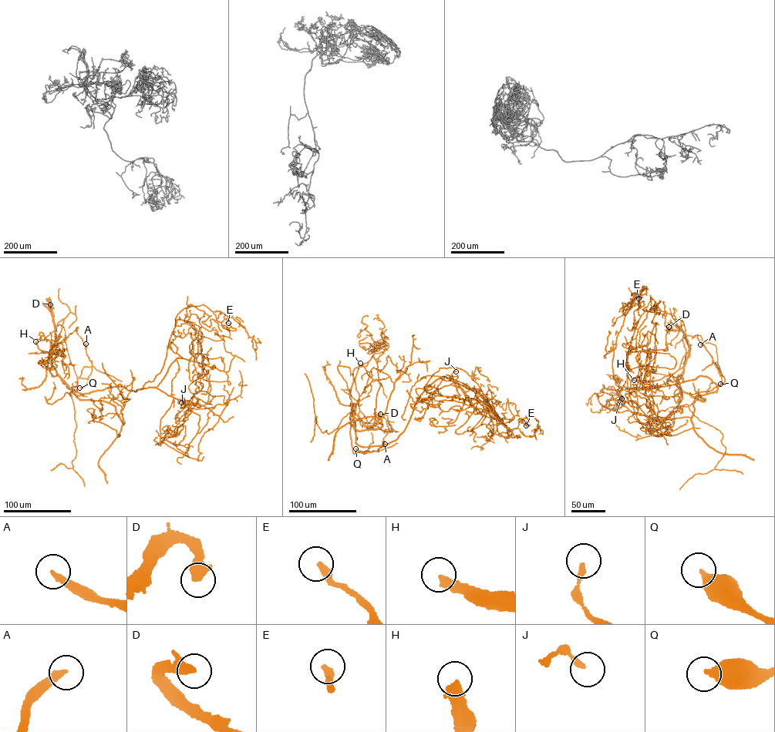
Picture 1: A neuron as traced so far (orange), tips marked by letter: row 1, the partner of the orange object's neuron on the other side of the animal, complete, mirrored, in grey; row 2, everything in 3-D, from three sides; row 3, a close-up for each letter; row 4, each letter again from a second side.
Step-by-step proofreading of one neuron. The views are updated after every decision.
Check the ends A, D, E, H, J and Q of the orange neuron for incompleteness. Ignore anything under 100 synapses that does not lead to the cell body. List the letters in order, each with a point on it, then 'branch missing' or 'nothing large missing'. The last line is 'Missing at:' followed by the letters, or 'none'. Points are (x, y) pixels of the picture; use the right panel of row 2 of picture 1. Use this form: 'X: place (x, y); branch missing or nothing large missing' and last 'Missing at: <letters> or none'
A: place (700, 344); branch missing
D: place (668, 327); nothing large missing
E: place (638, 298); nothing large missing
H: place (634, 380); branch missing
J: place (621, 398); nothing large missing
Q: place (720, 384); nothing large missing
Missing at: A, H

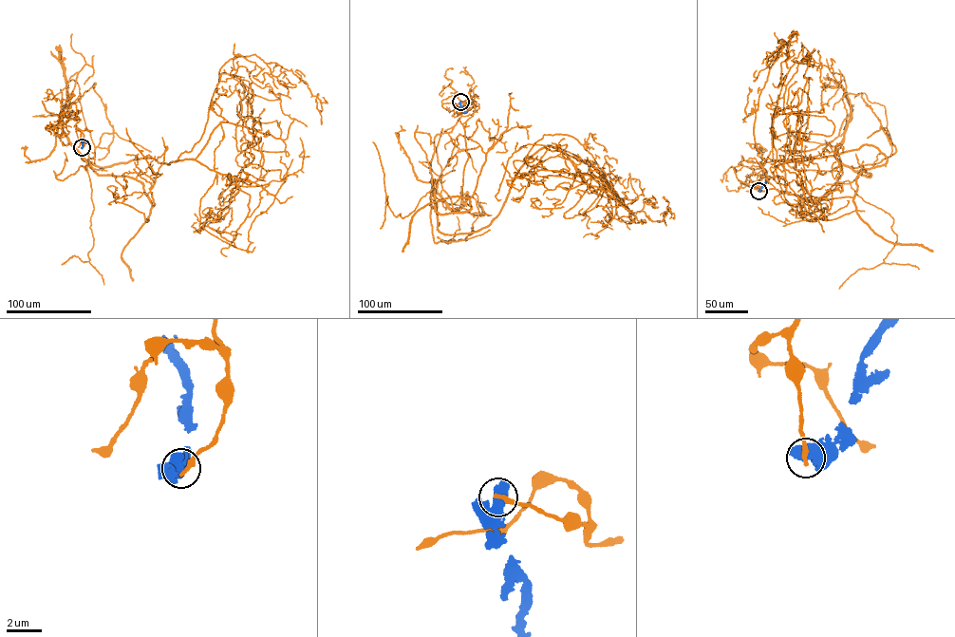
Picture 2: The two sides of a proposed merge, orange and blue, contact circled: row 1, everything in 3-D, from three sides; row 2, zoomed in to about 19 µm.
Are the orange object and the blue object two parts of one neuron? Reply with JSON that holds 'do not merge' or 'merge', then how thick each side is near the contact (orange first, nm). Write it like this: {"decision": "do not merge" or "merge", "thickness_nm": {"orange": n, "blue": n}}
{"decision": "do not merge", "thickness_nm": {"orange": 280, "blue": 750}}

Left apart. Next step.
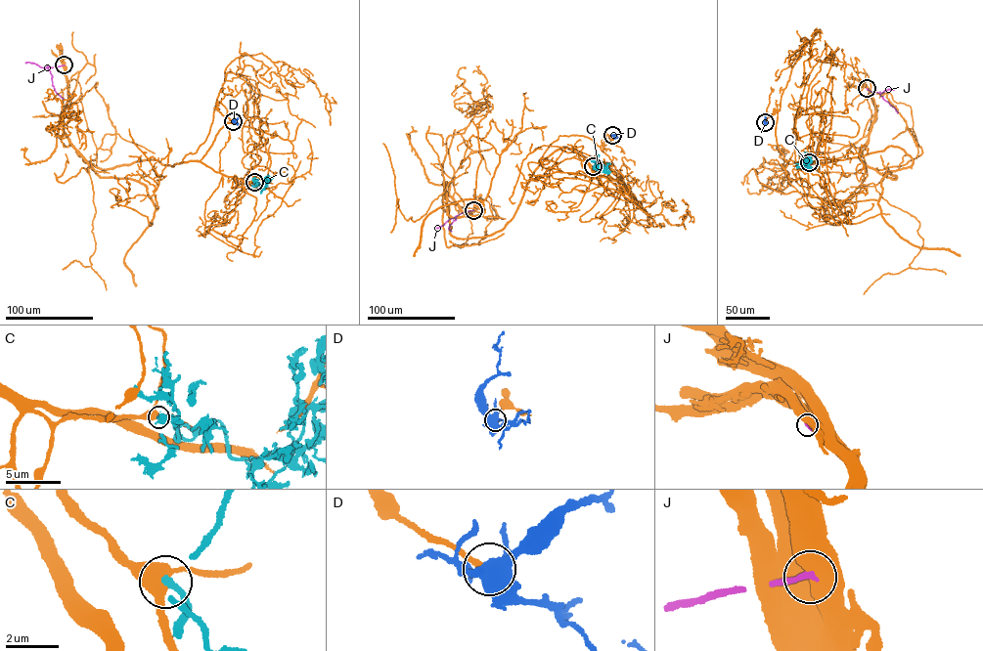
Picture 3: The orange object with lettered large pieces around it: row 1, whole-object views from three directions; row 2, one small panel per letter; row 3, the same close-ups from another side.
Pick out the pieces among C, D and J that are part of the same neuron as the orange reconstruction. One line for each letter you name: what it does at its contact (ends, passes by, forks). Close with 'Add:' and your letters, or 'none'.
Add: none

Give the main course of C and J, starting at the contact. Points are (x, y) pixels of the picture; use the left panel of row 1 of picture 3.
C: (254, 182), (265, 185), (269, 176)
J: (64, 65), (46, 67), (52, 75), (55, 91), (63, 99)

